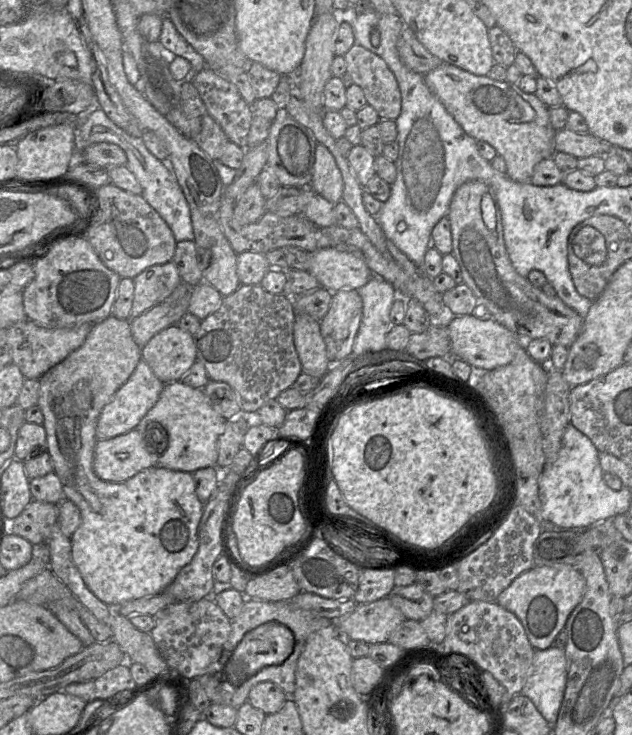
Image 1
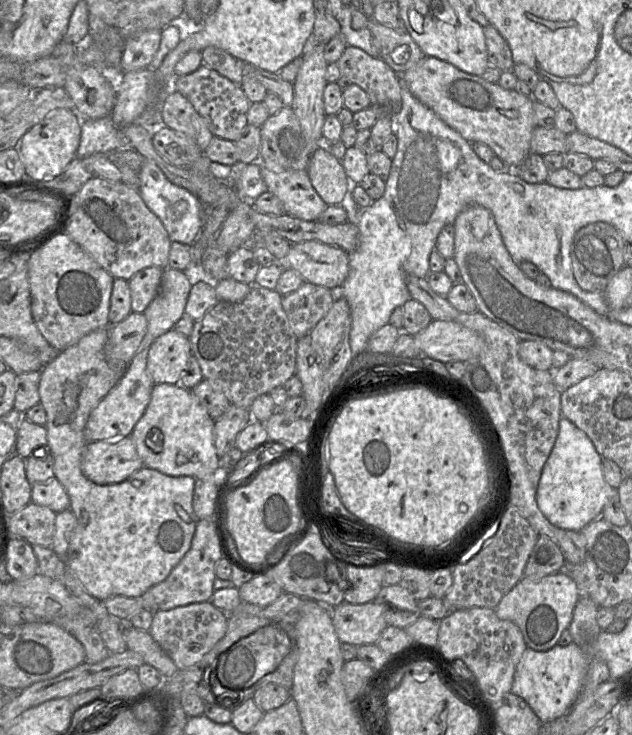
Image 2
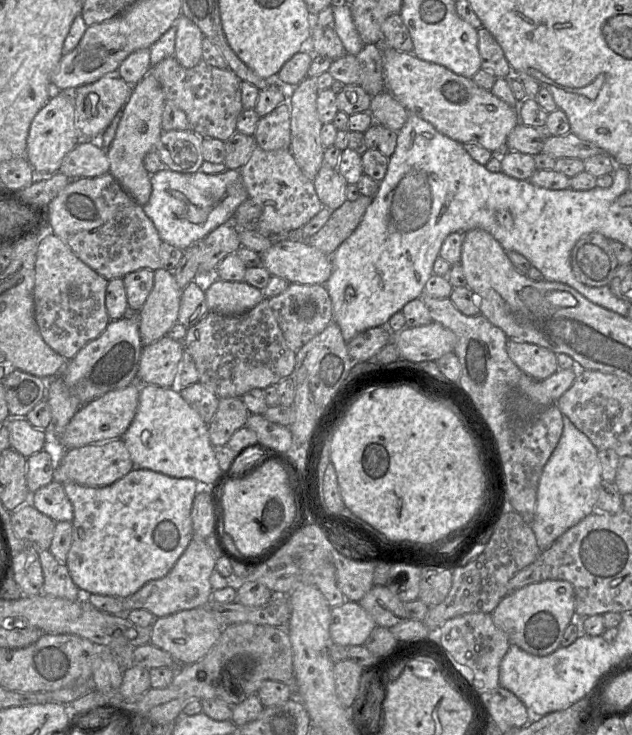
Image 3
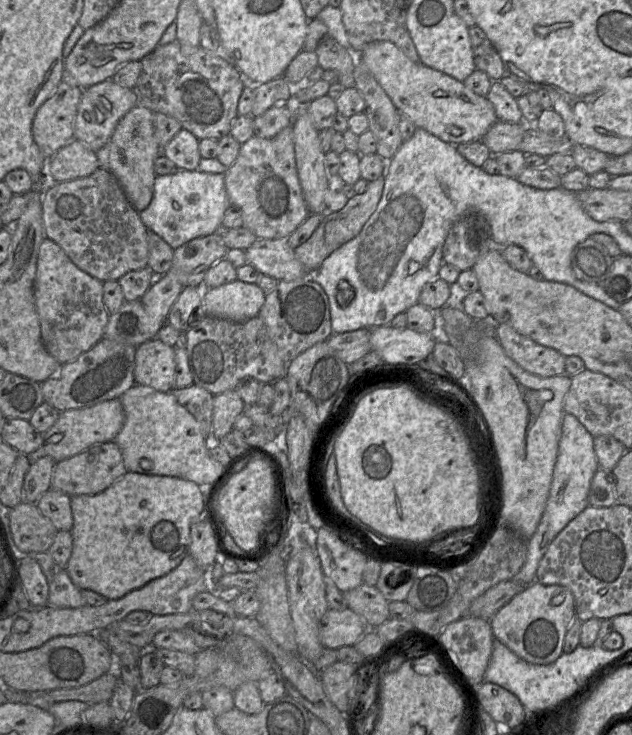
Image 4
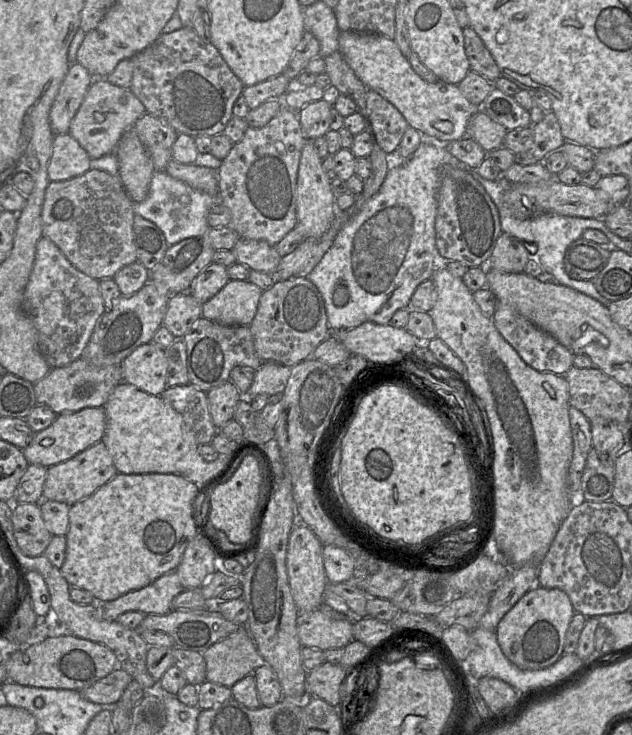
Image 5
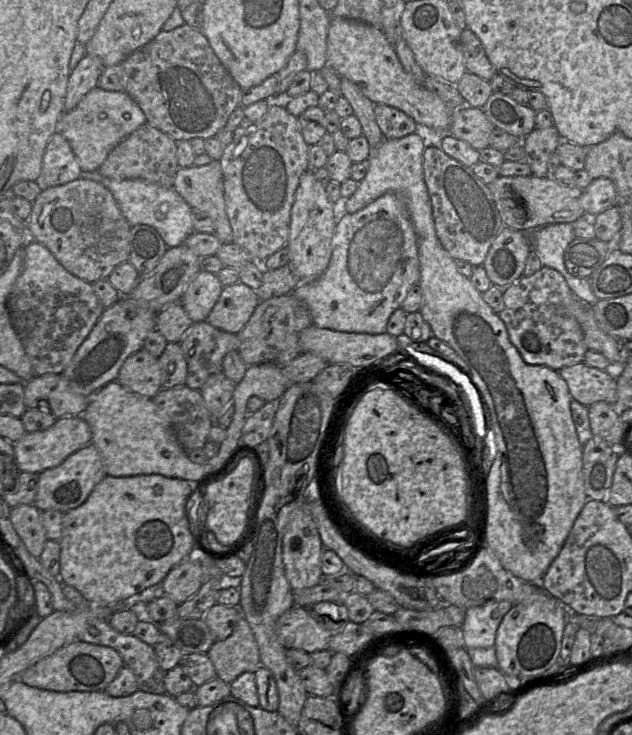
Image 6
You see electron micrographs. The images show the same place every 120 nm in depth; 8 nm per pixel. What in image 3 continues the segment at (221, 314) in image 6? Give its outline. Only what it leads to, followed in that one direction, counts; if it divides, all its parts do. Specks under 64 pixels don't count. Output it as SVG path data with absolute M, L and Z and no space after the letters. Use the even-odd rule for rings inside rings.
M215 281L205 291L209 311L225 315L241 315L260 303L262 291L245 281Z

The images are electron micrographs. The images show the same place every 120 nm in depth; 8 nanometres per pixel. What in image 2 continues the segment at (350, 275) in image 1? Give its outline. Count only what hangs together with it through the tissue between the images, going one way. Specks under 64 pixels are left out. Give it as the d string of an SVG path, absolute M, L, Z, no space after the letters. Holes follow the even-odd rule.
M319 241L291 244L289 252L278 265L294 269L304 282L337 291L349 274L349 253Z

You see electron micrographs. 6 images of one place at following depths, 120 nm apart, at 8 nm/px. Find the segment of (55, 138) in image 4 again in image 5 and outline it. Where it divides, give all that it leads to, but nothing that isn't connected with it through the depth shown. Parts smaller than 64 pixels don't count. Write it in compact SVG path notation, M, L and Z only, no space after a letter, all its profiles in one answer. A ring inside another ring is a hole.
M78 63L70 65L68 73L52 104L49 121L54 134L66 134L95 78Z

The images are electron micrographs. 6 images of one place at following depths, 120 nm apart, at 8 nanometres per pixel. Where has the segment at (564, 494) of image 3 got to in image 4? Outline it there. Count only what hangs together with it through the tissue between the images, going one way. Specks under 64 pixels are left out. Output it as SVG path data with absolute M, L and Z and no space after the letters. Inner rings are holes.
M565 413L549 498L535 533L527 540L527 554L524 565L512 580L526 585L535 581L539 562L551 542L571 520L589 506L590 484L598 468L599 463L594 450L594 437L575 416Z

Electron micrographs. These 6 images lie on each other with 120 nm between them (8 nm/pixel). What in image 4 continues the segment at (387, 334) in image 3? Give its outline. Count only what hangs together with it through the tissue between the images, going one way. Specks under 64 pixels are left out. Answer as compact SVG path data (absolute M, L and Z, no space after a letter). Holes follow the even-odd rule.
M371 329L332 334L326 341L336 355L346 364L351 364L372 350Z

